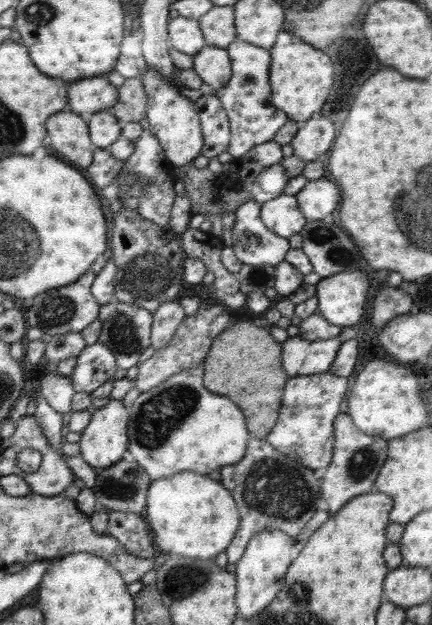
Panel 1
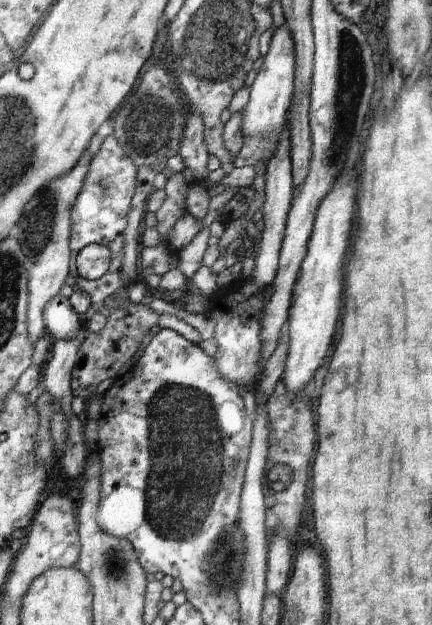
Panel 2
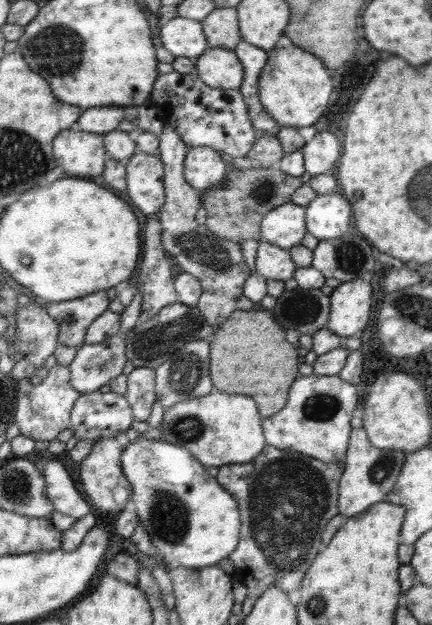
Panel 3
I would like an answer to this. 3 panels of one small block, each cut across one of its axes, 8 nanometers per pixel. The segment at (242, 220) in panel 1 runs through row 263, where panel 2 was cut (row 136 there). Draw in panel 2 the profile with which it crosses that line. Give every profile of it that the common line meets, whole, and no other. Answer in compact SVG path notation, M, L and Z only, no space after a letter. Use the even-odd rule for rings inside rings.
M283 24L276 28L271 37L268 53L250 86L250 98L242 110L244 118L242 118L240 132L243 136L243 146L233 162L236 168L256 166L256 164L266 166L268 160L272 158L294 94L294 62L296 62L296 54L294 54L292 34L290 34L290 28L286 28L286 24Z

